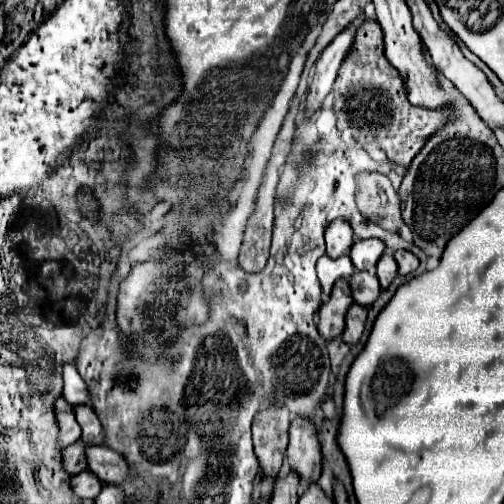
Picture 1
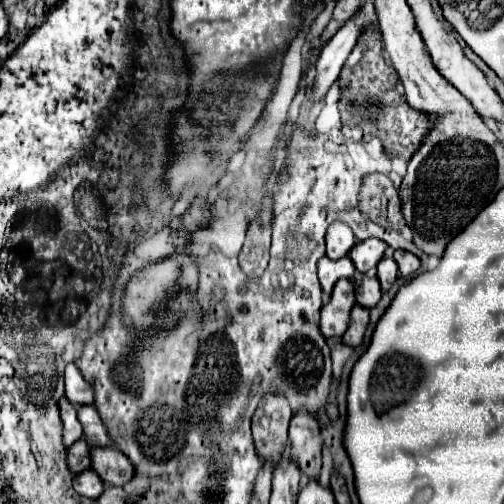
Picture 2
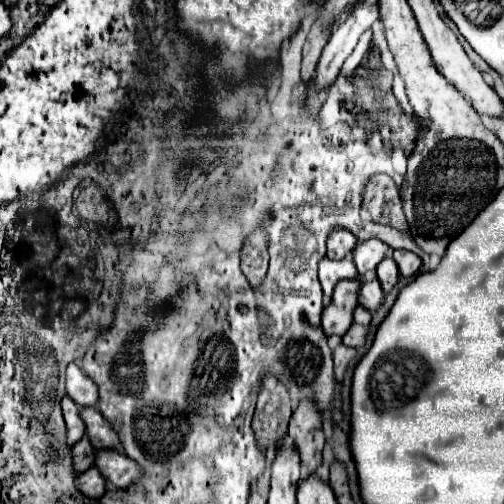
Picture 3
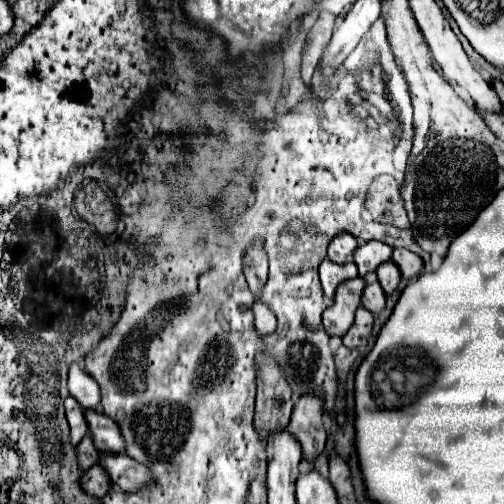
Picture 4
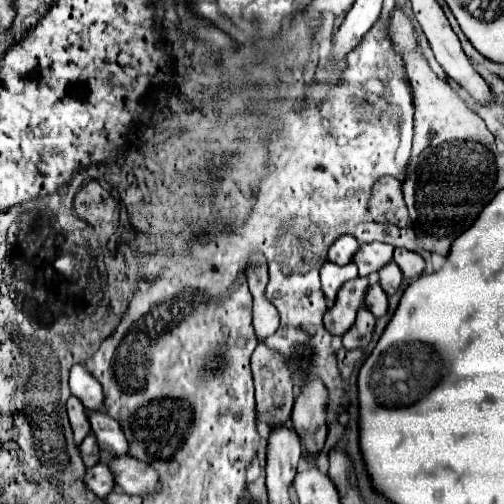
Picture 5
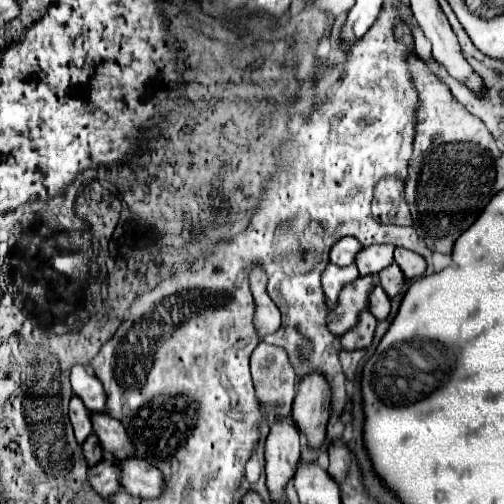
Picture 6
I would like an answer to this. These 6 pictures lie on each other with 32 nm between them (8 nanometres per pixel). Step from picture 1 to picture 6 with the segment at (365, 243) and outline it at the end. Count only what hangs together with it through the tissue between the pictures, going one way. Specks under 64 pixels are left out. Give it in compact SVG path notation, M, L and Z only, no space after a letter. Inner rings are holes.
M374 244L374 246L362 248L356 256L356 266L360 270L360 276L378 274L384 268L388 268L394 262L392 254L394 254L392 244Z

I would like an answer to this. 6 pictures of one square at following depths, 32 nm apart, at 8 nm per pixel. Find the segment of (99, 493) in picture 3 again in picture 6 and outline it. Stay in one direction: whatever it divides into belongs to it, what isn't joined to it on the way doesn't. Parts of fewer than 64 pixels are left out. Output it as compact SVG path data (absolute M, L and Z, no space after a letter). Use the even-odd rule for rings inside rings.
M106 458L100 464L92 466L88 476L90 476L92 488L96 488L96 492L100 492L100 496L108 498L122 488L120 474L122 474L122 470L120 470L118 462L114 458Z

